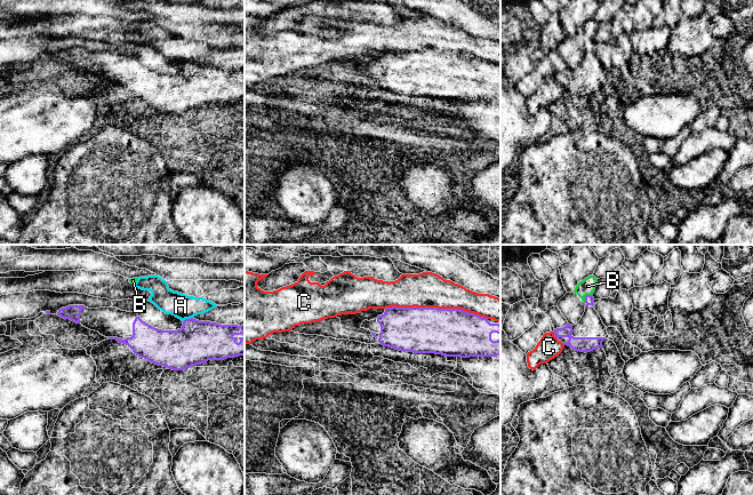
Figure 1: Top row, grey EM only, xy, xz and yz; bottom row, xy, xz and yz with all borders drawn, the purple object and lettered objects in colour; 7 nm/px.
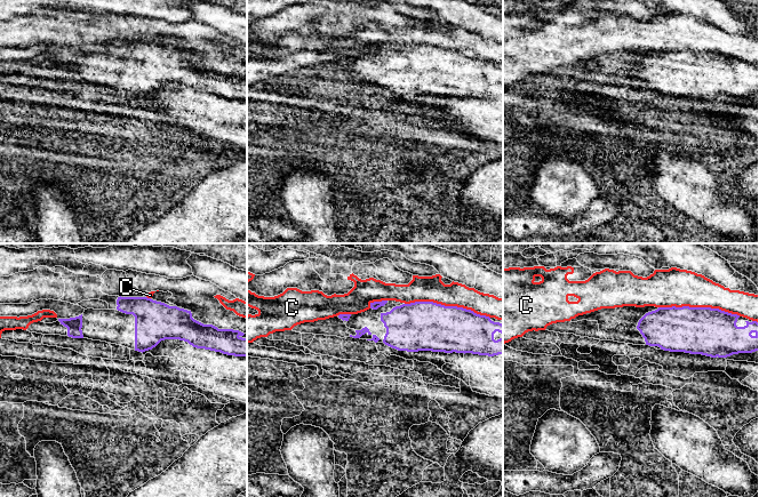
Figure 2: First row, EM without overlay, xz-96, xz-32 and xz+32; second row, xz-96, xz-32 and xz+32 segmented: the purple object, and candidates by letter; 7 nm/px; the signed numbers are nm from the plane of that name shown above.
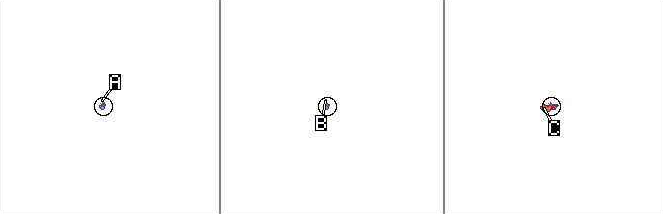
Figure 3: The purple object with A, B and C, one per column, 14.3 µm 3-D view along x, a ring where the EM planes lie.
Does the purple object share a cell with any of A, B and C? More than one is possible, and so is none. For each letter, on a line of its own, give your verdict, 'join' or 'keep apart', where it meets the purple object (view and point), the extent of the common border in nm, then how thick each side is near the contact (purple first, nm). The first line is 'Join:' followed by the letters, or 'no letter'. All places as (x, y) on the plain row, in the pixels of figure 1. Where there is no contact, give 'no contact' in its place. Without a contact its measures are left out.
Join: no letter
A: keep apart | xy (187, 63) | 80 nm | 300/170 nm
B: keep apart | yz (585, 40) | 90 nm | 60/110 nm
C: keep apart | xz (437, 52) | 700 nm | 340/240 nm

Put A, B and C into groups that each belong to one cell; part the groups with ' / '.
A B / C

